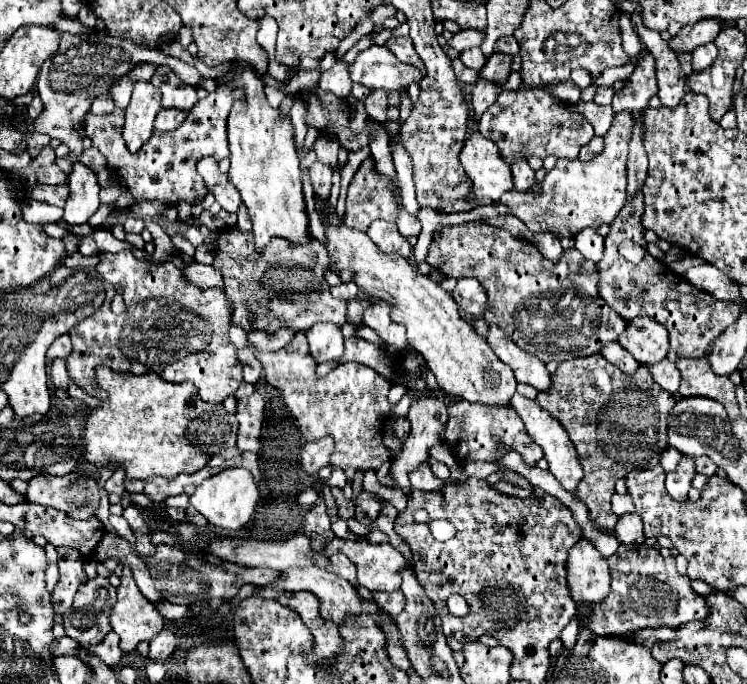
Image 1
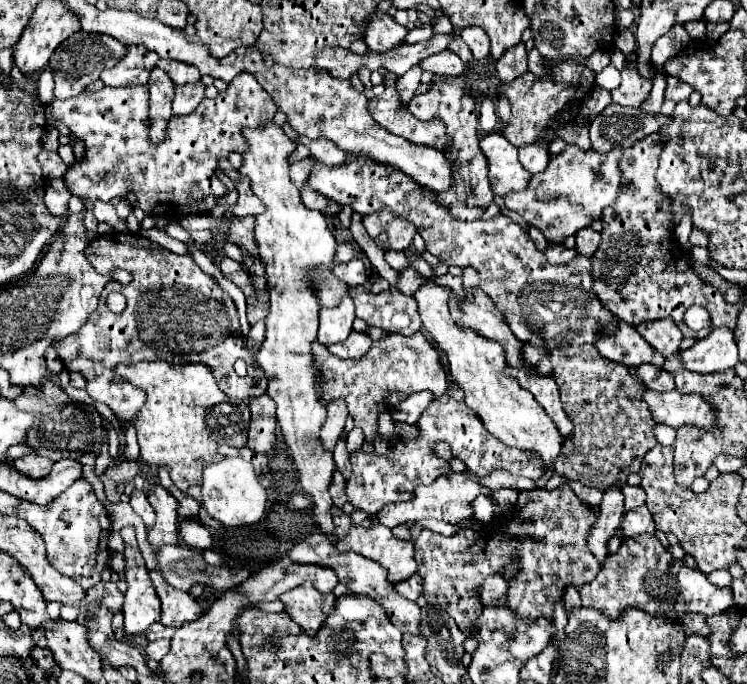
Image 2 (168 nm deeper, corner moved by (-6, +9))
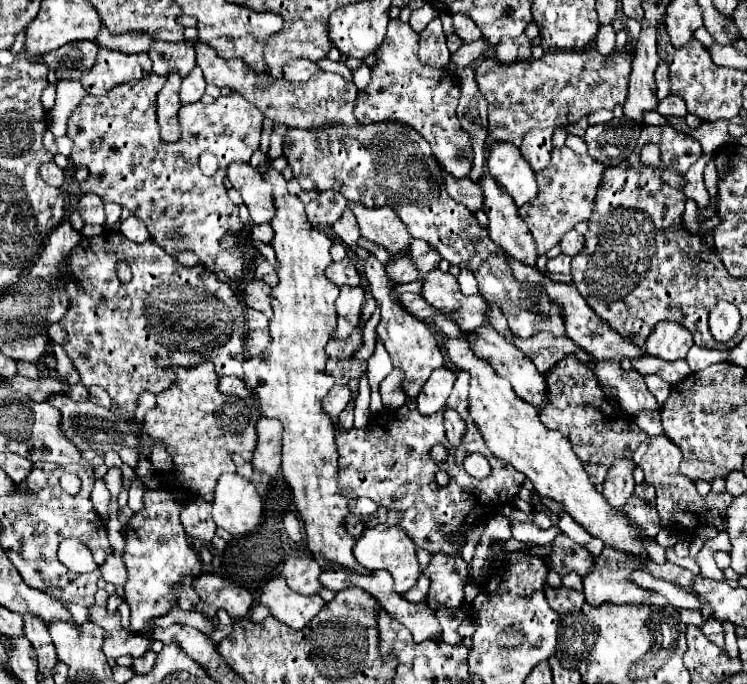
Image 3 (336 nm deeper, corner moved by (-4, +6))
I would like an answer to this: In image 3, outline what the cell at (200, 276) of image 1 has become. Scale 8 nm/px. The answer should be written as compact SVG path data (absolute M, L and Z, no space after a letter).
M249 281L245 287L245 305L253 307L261 313L265 313L267 317L271 317L271 287L265 281Z

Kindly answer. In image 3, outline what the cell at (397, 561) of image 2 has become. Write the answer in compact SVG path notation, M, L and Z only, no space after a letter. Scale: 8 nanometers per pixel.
M381 519L381 525L377 523L377 525L365 529L363 537L357 539L357 543L353 547L353 555L355 555L357 563L369 571L379 571L379 569L389 571L395 579L395 589L399 595L405 595L417 583L417 577L421 575L421 569L419 569L419 563L415 557L415 545L411 541L411 537L403 529L403 525L391 525L385 519Z

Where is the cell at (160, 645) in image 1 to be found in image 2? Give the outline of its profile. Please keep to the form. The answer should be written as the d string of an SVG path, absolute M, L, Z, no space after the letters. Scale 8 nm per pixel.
M161 640L161 642L149 642L149 644L147 644L147 656L159 662L159 660L161 660L161 658L167 654L169 646L171 646L171 642L169 642L169 640Z

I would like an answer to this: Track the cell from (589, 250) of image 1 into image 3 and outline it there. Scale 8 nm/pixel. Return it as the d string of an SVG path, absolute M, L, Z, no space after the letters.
M569 231L569 233L565 233L565 235L561 237L559 247L561 247L561 253L565 253L565 255L569 255L569 257L575 257L575 255L581 251L583 243L585 243L583 235L579 235L577 231Z

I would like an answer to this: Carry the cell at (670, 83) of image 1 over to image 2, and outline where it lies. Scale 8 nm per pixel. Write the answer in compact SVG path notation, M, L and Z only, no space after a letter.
M665 76L667 78L667 90L665 90L665 98L673 100L673 102L679 102L679 100L687 100L689 94L693 92L693 88L689 84L683 84L679 78L675 76Z

